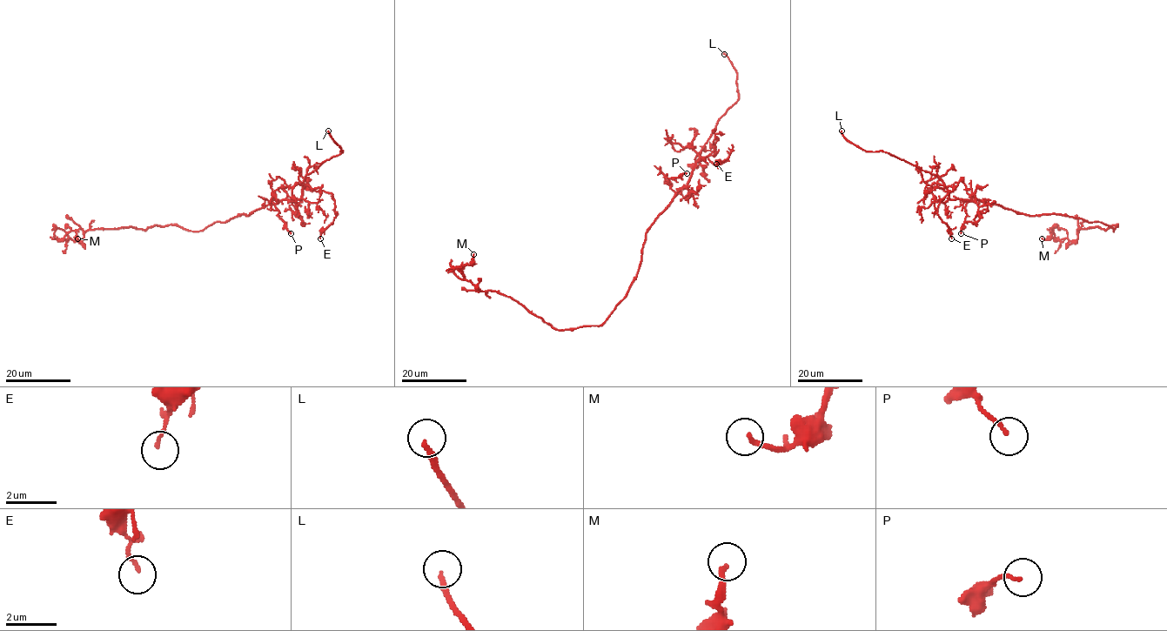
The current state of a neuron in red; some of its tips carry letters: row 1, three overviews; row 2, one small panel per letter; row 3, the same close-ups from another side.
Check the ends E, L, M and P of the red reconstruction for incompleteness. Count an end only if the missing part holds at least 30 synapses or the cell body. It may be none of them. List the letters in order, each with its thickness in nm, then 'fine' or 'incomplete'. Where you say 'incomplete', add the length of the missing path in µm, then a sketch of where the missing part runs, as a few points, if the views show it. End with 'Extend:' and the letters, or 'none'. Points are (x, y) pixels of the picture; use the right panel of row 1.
E: 120 nm thick; fine
L: 190 nm thick; incomplete; about 45 µm are missing; missing branch runs (841, 130), (833, 96), (825, 87), (820, 72), (800, 44)
M: 180 nm thick; fine
P: 140 nm thick; fine
Extend: L

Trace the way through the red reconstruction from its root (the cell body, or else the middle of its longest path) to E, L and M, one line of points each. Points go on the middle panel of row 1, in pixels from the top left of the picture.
E: (639, 267), (647, 229), (687, 184), (698, 160), (707, 157), (720, 165), (732, 151), (716, 164)
L: (639, 267), (647, 229), (687, 184), (700, 151), (719, 119), (739, 97), (735, 70), (724, 54)
M: (639, 267), (627, 296), (601, 325), (555, 330), (510, 297), (468, 281), (459, 267), (471, 265), (473, 254)

